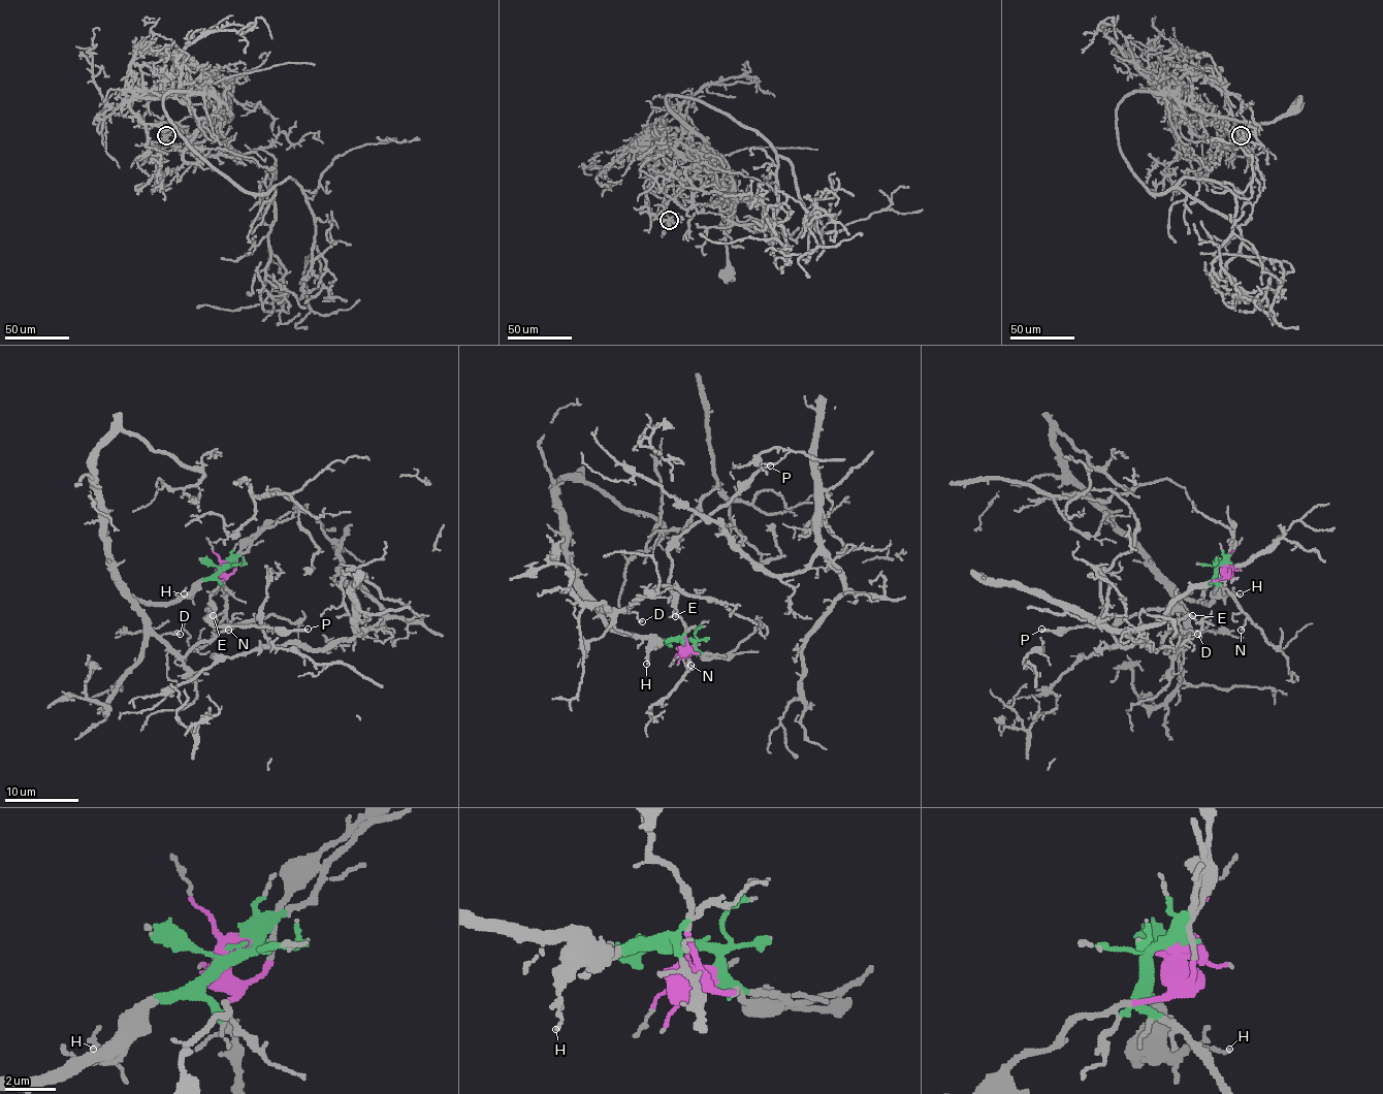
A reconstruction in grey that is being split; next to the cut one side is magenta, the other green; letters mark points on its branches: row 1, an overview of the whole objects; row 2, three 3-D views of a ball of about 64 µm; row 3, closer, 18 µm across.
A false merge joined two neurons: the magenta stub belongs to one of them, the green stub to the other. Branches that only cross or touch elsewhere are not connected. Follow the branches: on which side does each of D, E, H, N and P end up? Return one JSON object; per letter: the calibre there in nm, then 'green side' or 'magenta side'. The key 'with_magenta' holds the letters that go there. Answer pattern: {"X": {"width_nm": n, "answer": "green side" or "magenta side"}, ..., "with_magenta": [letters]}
{"D": {"width_nm": 130, "answer": "green side"}, "E": {"width_nm": 130, "answer": "magenta side"}, "H": {"width_nm": 130, "answer": "green side"}, "N": {"width_nm": 130, "answer": "green side"}, "P": {"width_nm": 200, "answer": "magenta side"}, "with_magenta": ["E", "P"]}

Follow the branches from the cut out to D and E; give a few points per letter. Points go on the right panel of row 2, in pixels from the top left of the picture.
D: (1216, 566), (1215, 597), (1209, 603), (1183, 599), (1185, 634), (1194, 631), (1197, 634)
E: (1218, 566), (1220, 578), (1197, 584), (1176, 601), (1192, 615)

